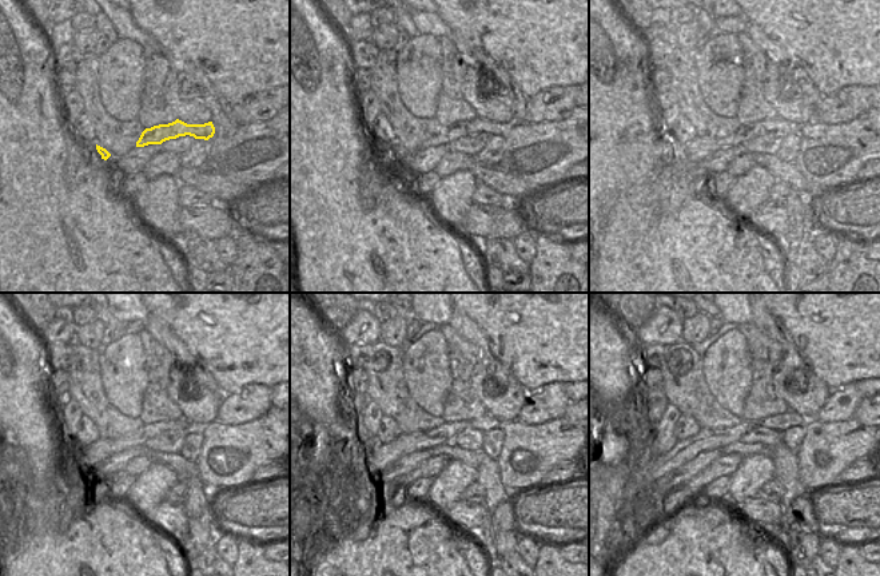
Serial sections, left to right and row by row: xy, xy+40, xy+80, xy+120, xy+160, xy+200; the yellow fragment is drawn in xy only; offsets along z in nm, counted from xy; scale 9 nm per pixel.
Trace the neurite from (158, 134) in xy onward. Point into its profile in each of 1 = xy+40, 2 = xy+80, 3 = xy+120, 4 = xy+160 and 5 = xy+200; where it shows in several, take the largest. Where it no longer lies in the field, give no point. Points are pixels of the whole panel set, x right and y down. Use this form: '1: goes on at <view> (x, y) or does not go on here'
1: goes on at xy+40 (477, 126)
2: goes on at xy+80 (693, 151)
3: goes on at xy+120 (80, 457)
4: goes on at xy+160 (382, 455)
5: goes on at xy+200 (649, 471)

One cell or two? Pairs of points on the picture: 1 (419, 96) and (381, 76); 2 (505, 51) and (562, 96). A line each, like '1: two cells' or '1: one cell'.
1: two cells
2: two cells

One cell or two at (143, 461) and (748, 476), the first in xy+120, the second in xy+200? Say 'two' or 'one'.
two

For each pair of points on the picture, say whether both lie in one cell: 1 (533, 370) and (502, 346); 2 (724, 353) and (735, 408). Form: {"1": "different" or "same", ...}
{"1": "same", "2": "same"}

